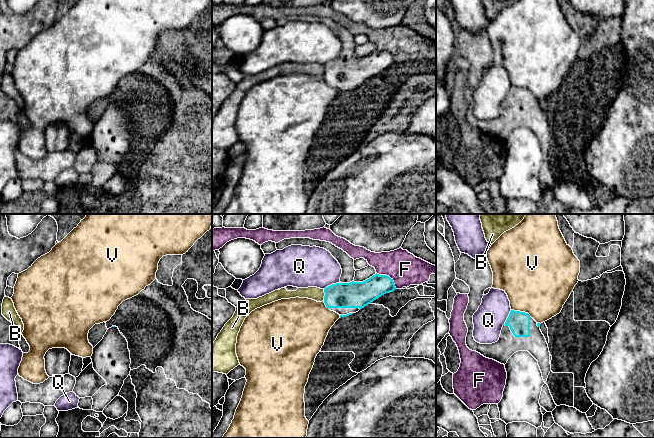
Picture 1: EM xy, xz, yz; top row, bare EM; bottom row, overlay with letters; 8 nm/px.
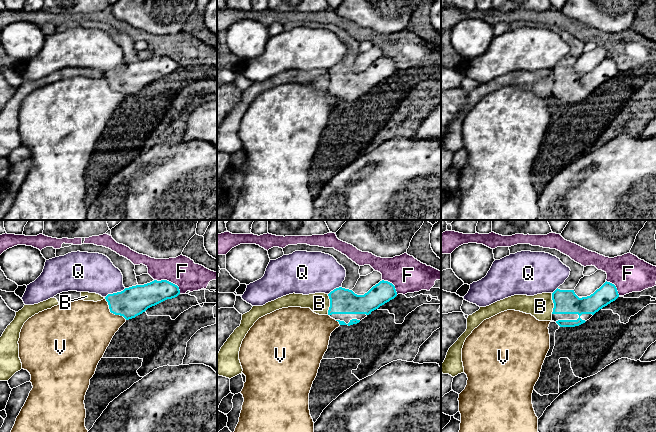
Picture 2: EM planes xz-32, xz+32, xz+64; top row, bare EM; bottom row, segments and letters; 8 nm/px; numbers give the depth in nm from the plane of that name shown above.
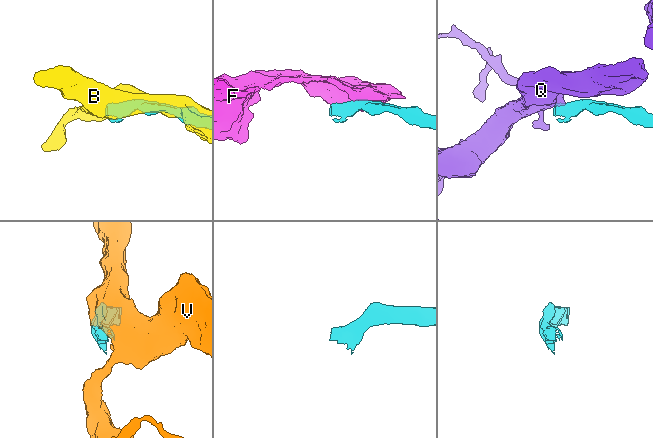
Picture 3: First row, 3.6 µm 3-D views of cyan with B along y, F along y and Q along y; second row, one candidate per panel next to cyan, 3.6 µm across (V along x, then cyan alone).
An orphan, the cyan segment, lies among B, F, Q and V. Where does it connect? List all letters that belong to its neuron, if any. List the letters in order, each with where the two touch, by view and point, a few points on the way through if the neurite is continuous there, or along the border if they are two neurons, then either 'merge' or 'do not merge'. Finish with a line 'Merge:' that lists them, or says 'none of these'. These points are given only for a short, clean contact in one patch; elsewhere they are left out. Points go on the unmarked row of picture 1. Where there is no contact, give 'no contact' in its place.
B: xz (325, 71) | do not merge
F: xz (388, 52) | do not merge
Q: xz (332, 60) | along xz (340, 58), (330, 60), (324, 65) | do not merge
V: yz (521, 88) | do not merge
Merge: none of these

